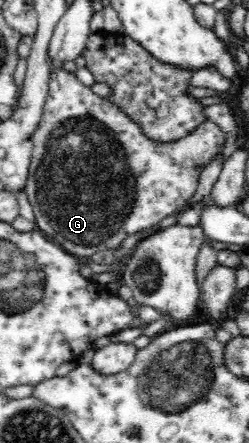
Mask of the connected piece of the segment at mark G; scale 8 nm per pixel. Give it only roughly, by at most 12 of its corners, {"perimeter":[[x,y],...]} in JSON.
{"perimeter":[[62,63],[27,186],[66,252],[185,207],[228,135],[146,137]]}

